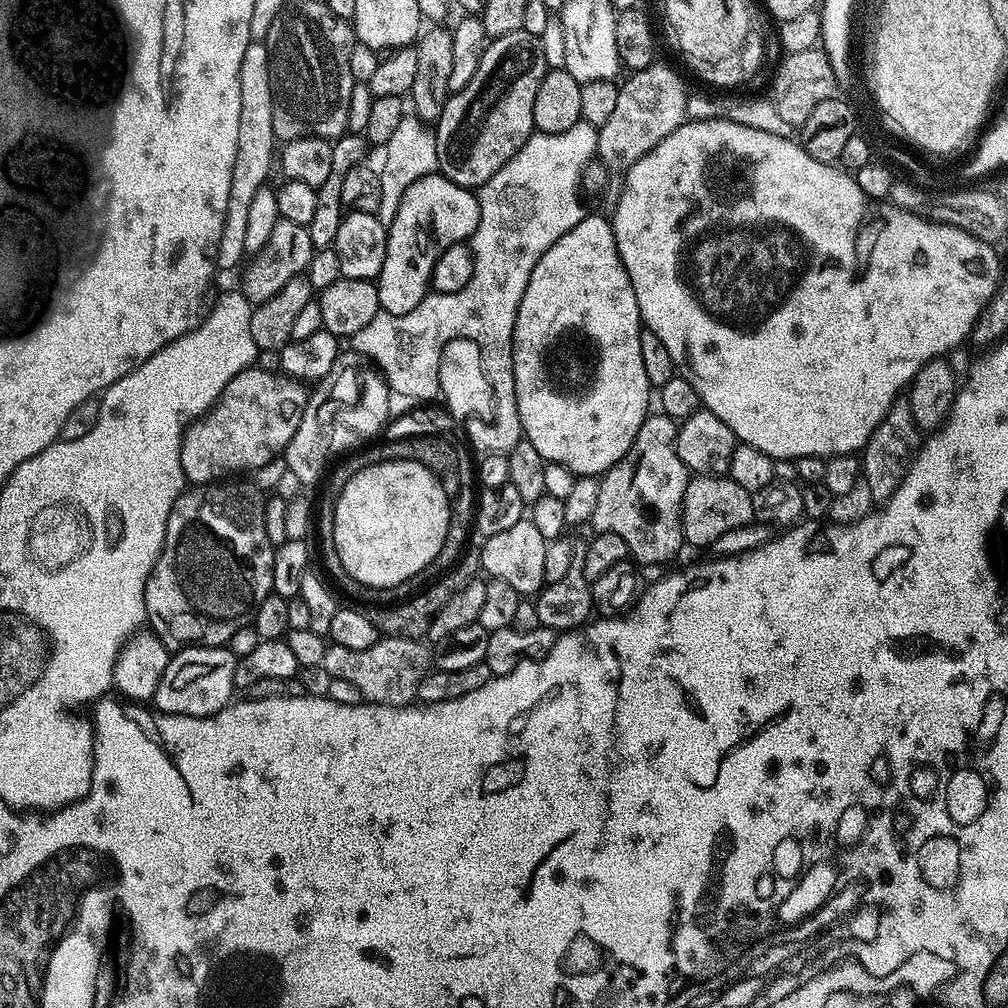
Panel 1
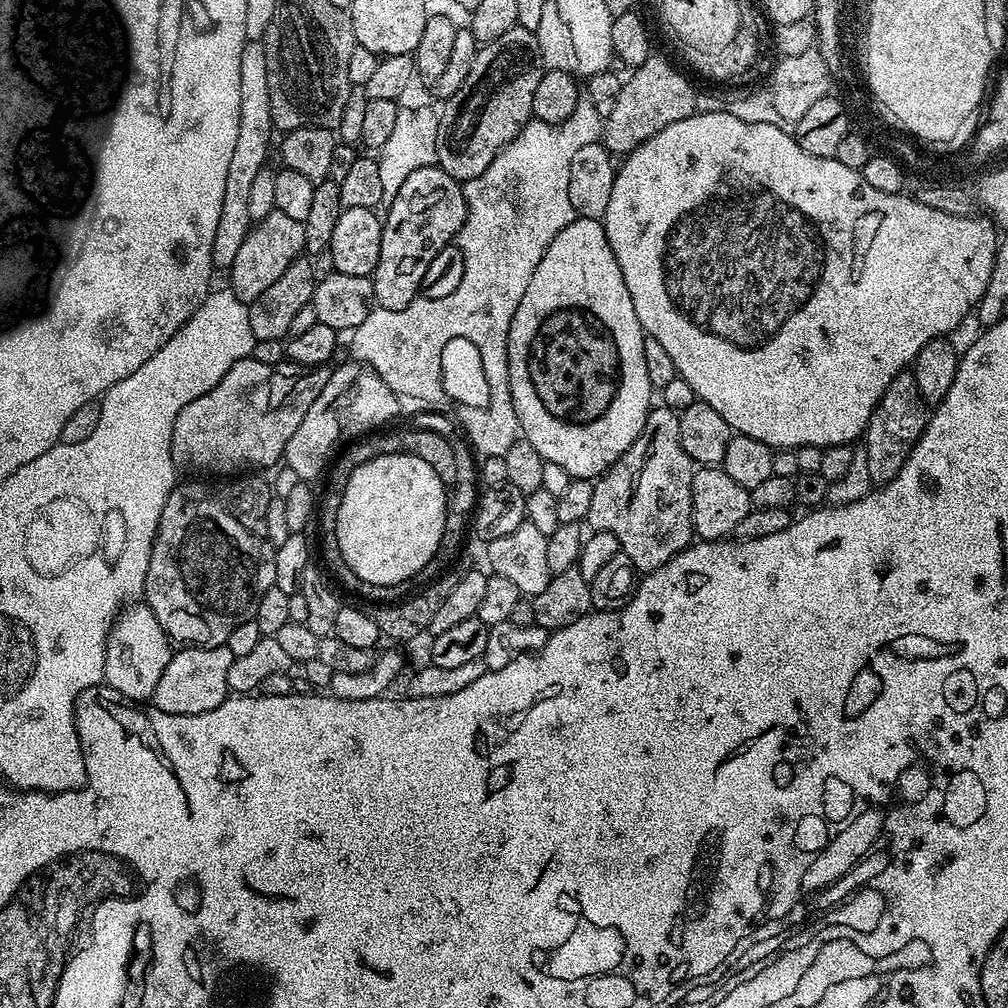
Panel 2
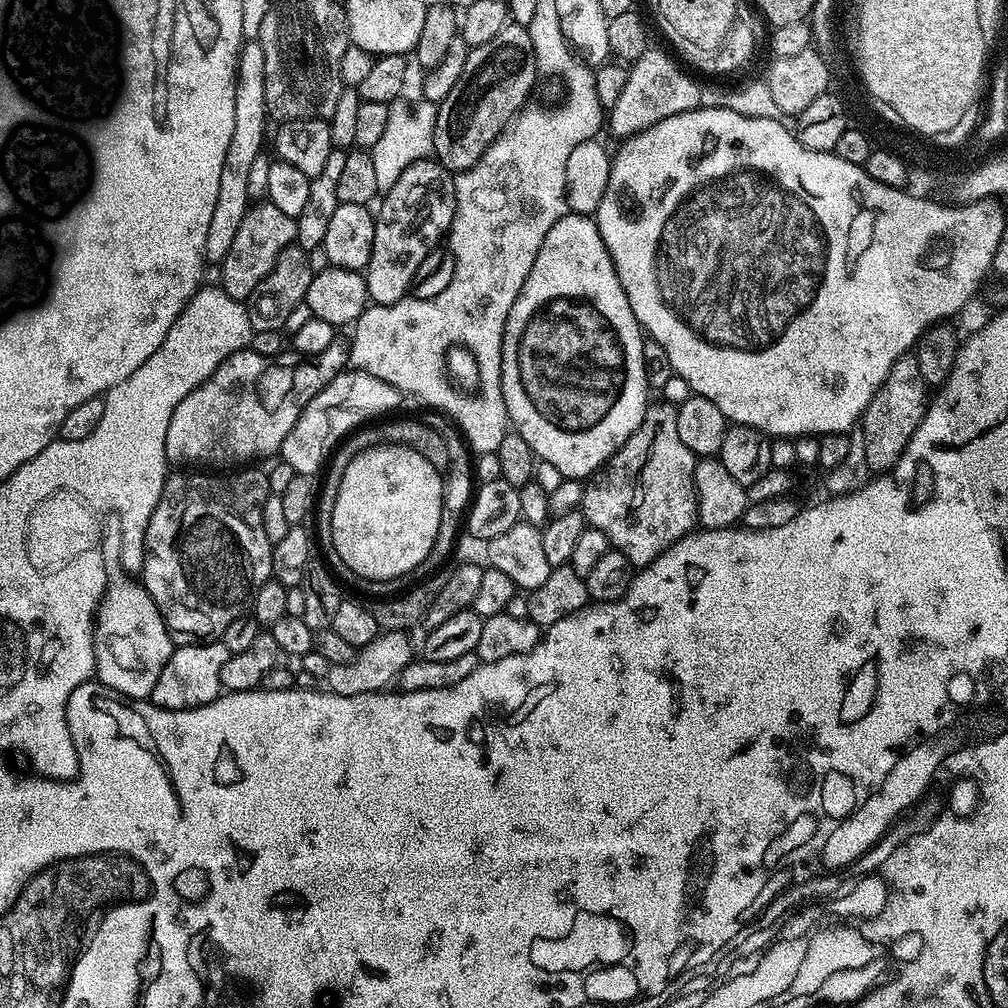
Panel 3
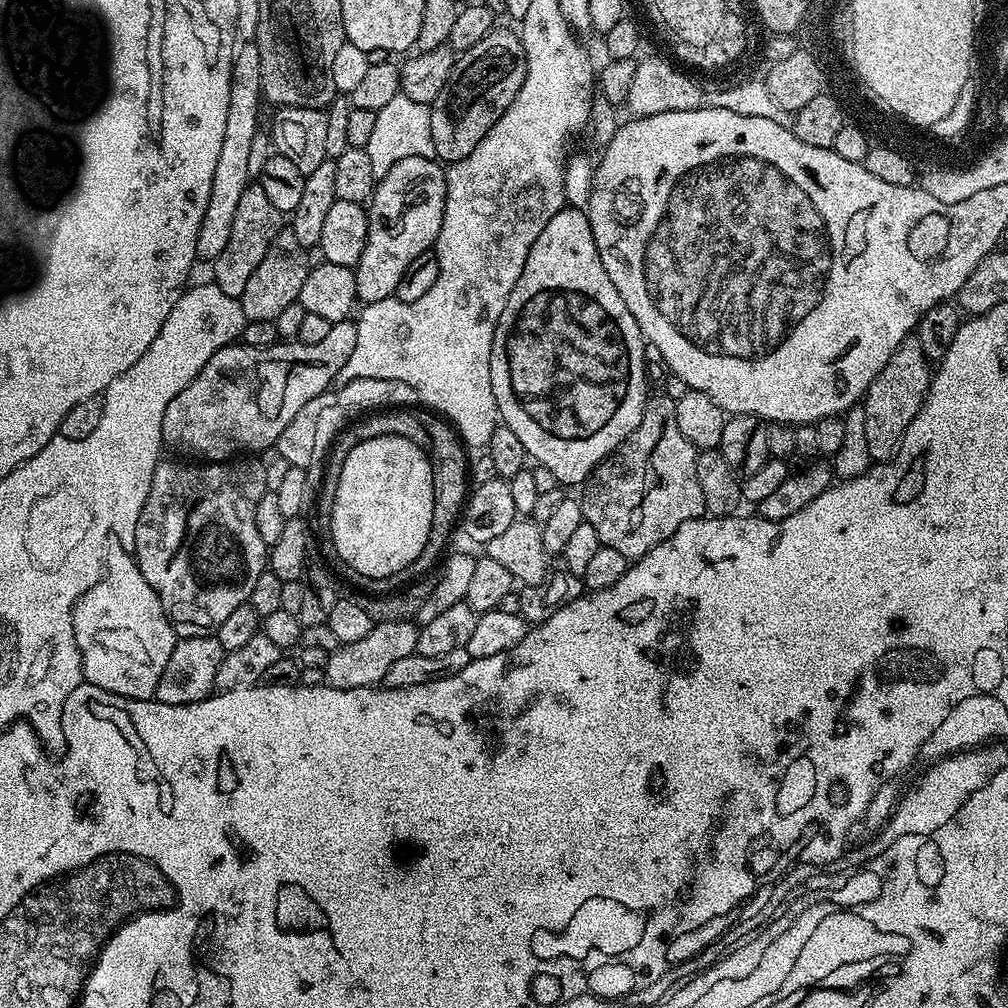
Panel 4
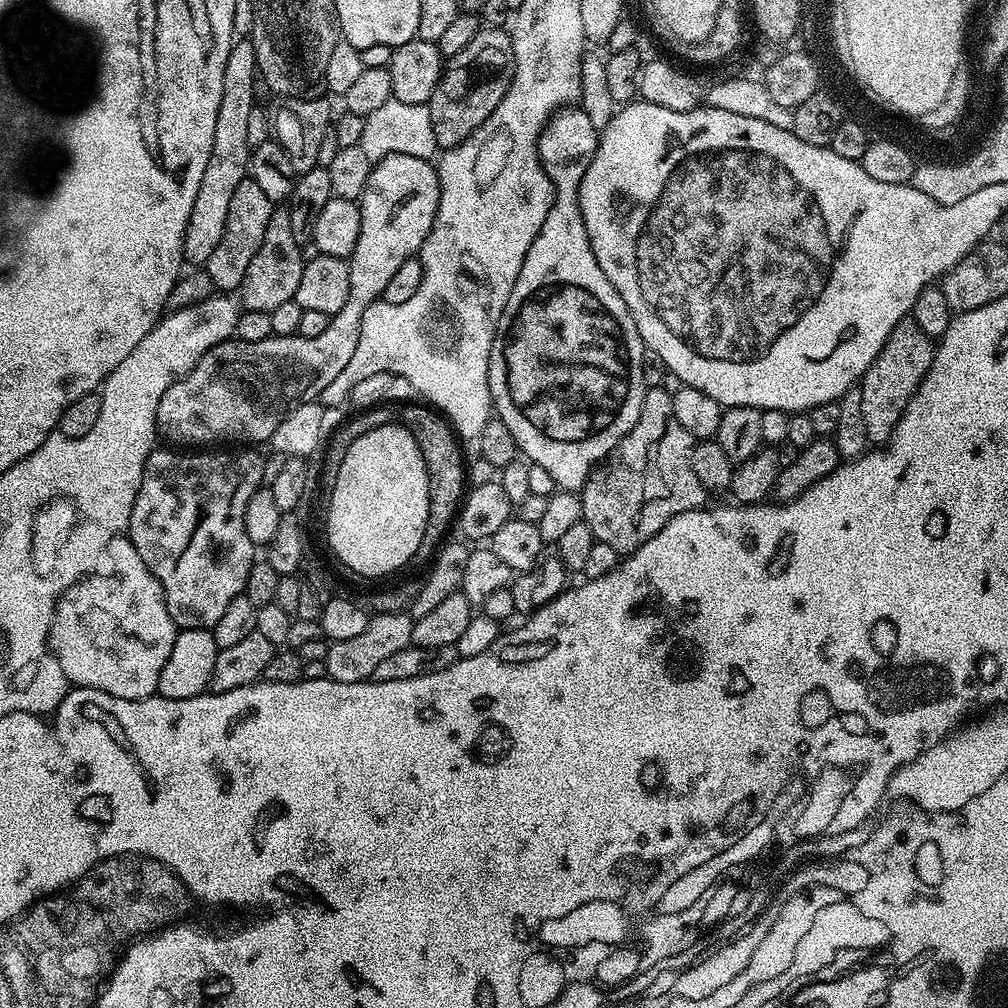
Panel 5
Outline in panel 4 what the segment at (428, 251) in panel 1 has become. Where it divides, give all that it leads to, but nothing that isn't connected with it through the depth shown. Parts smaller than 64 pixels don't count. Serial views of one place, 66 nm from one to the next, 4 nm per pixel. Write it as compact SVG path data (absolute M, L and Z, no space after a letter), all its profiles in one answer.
M402 158L402 162L394 162L394 166L390 166L390 170L386 175L379 177L376 181L376 188L372 192L372 198L368 201L368 241L366 242L366 250L362 250L362 258L355 266L356 274L356 299L361 305L373 304L374 302L382 302L383 300L391 300L398 290L398 282L402 282L402 278L406 274L406 270L410 266L410 262L414 262L414 258L425 255L435 245L438 234L442 230L442 222L444 221L444 211L446 210L446 172L436 160L430 158Z

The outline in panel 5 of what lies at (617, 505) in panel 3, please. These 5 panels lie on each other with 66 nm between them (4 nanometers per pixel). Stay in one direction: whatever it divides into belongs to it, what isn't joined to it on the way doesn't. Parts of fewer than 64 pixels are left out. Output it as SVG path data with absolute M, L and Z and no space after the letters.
M661 387L647 389L638 422L634 422L630 434L626 434L626 438L614 446L611 454L593 468L579 493L584 511L582 519L590 526L596 541L606 542L606 546L614 546L614 550L627 554L654 538L654 534L658 534L658 530L662 530L670 518L705 507L706 489L702 482L698 482L698 477L690 466L693 443L692 435L682 430L678 417L674 415L672 396L666 394L666 390Z

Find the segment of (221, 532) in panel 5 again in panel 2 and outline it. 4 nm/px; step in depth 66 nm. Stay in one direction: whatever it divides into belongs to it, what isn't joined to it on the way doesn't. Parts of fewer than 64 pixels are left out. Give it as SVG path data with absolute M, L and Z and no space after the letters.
M244 474L223 482L212 482L216 484L207 484L204 481L207 479L196 478L200 480L177 483L170 498L166 498L152 543L142 596L148 608L154 610L154 618L158 618L169 641L184 640L180 642L201 648L227 645L234 626L253 619L262 594L275 585L276 549L266 534L266 510L274 497L269 481L259 480L256 476L259 475Z

